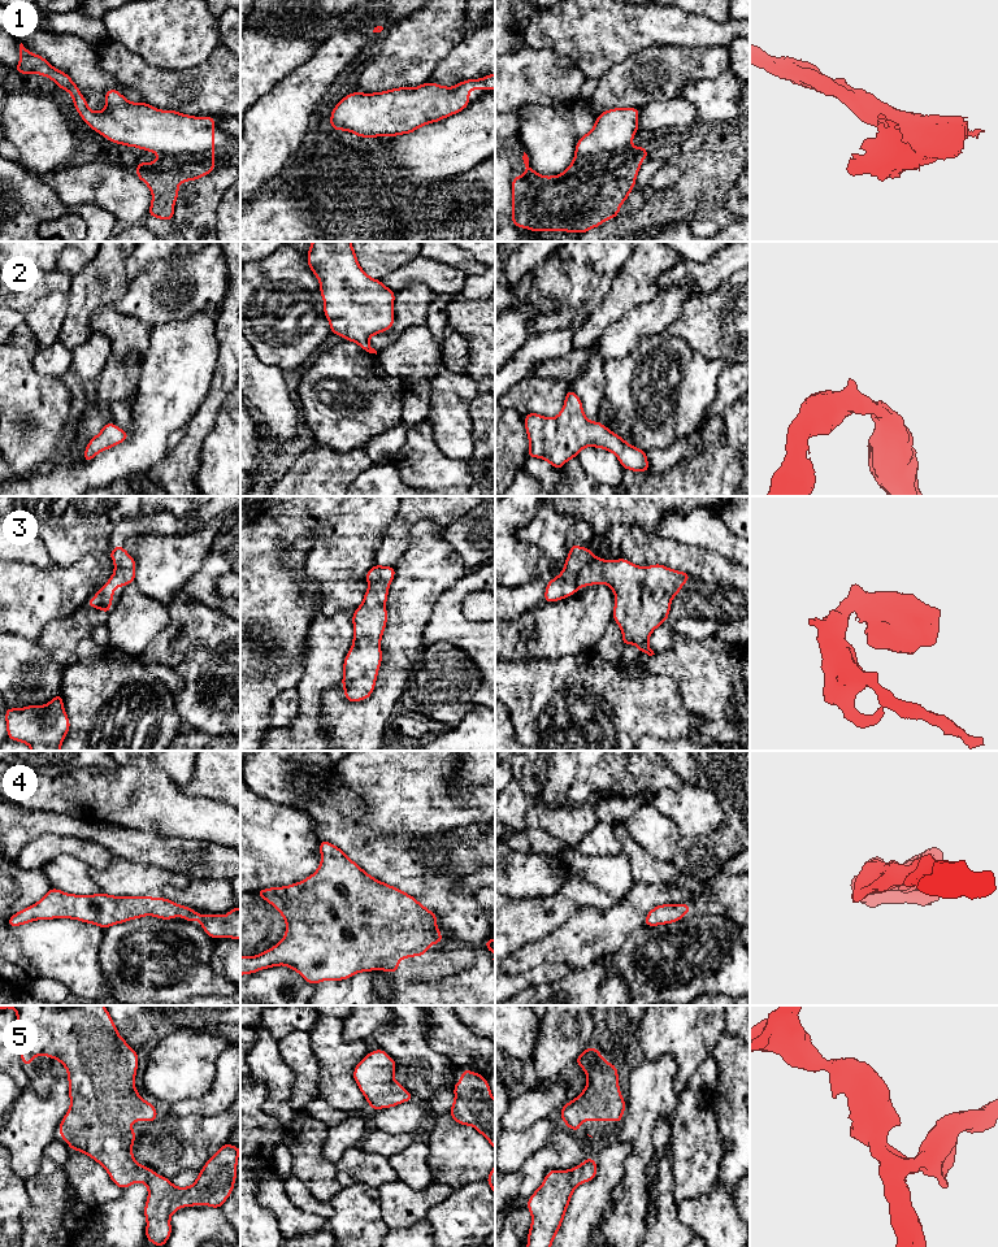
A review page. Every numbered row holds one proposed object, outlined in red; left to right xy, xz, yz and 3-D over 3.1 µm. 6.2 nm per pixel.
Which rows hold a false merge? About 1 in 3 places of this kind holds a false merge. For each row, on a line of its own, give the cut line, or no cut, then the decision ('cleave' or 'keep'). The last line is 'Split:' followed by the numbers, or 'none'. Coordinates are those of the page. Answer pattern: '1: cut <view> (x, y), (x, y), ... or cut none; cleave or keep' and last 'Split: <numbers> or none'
1: cut none; keep
2: cut none; keep
3: cut yz (595, 557), (580, 570), (576, 589); cleave
4: cut none; keep
5: cut none; keep
Split: 3

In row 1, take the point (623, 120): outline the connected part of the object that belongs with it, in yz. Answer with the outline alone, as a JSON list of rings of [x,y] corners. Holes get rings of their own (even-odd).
[[[613,108],[600,113],[596,117],[594,127],[576,144],[574,158],[568,169],[552,177],[544,177],[535,173],[529,166],[529,157],[524,152],[525,174],[516,175],[512,181],[512,223],[517,227],[529,229],[530,231],[568,231],[586,233],[600,226],[604,221],[619,216],[621,204],[632,192],[641,162],[648,157],[646,147],[633,147],[632,140],[639,130],[638,108]]]

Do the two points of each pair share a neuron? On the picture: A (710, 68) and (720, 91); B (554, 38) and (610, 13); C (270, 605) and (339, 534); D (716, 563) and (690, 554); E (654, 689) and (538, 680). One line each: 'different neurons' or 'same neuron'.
A: different neurons
B: same neuron
C: same neuron
D: same neuron
E: same neuron

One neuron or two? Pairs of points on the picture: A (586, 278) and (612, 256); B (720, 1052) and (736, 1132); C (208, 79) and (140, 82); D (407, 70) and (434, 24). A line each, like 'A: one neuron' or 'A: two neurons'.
A: one neuron
B: one neuron
C: one neuron
D: one neuron

